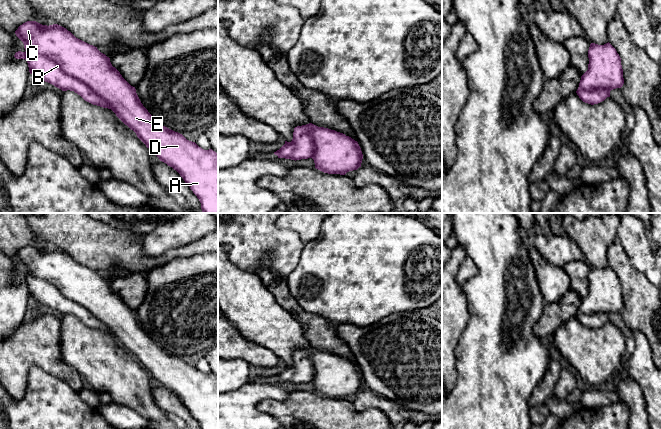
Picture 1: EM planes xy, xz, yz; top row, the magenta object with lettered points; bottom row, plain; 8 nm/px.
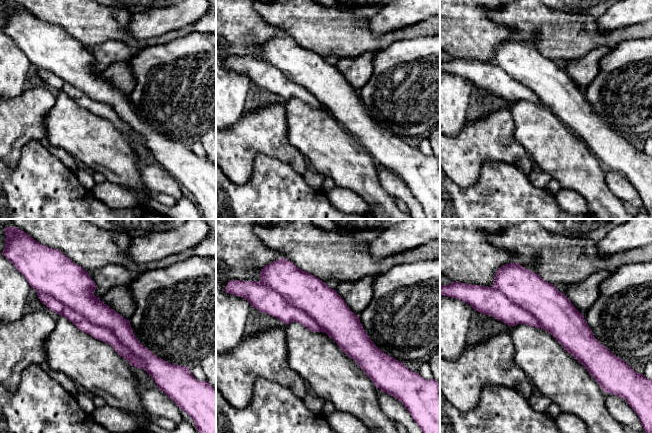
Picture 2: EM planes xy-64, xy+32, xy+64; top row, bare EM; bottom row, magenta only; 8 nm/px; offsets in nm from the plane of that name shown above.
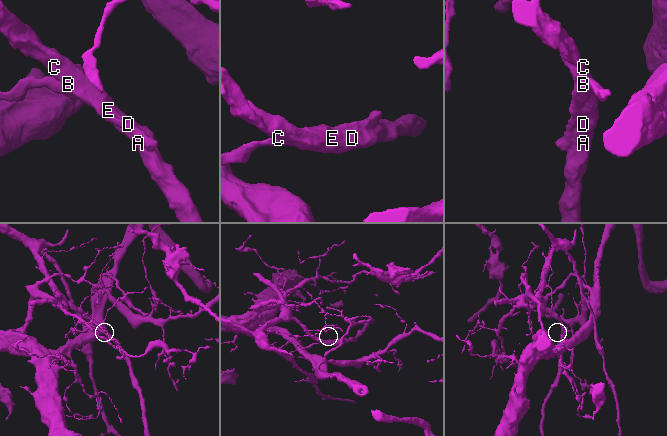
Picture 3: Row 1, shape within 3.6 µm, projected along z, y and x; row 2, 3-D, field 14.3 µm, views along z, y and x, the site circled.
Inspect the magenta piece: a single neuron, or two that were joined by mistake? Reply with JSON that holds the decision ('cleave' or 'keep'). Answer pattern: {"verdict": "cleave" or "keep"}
{"verdict": "cleave"}

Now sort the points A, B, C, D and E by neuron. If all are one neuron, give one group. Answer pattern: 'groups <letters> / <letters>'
groups A C D E / B

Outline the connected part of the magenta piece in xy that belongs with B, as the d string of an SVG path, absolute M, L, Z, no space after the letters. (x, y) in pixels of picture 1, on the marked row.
M26 50L15 53L16 59L25 59L28 63L30 74L35 75L38 79L48 82L62 91L74 91L85 101L103 108L110 109L109 104L99 95L93 92L86 84L78 79L67 75L52 60Z

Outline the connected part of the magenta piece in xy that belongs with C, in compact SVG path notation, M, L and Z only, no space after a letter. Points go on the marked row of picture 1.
M27 21L18 27L15 34L23 42L25 50L52 60L67 75L83 82L104 99L116 116L136 133L160 161L180 174L199 199L202 213L218 213L218 154L212 149L202 149L182 134L161 125L143 106L135 87L112 66L109 57L58 24L47 26L36 21Z

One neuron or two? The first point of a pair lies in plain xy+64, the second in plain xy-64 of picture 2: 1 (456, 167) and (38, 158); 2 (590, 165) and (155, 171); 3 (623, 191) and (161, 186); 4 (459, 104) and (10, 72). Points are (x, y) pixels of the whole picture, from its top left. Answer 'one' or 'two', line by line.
1: two
2: two
3: one
4: one

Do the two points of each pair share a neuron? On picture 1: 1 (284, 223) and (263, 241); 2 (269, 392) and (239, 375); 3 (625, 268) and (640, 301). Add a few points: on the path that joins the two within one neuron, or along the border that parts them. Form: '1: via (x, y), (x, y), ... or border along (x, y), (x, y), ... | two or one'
1: border along (275, 223), (279, 228), (295, 231), (299, 238) | two
2: border along (248, 381), (228, 391) | two
3: via (629, 276), (639, 293) | one

